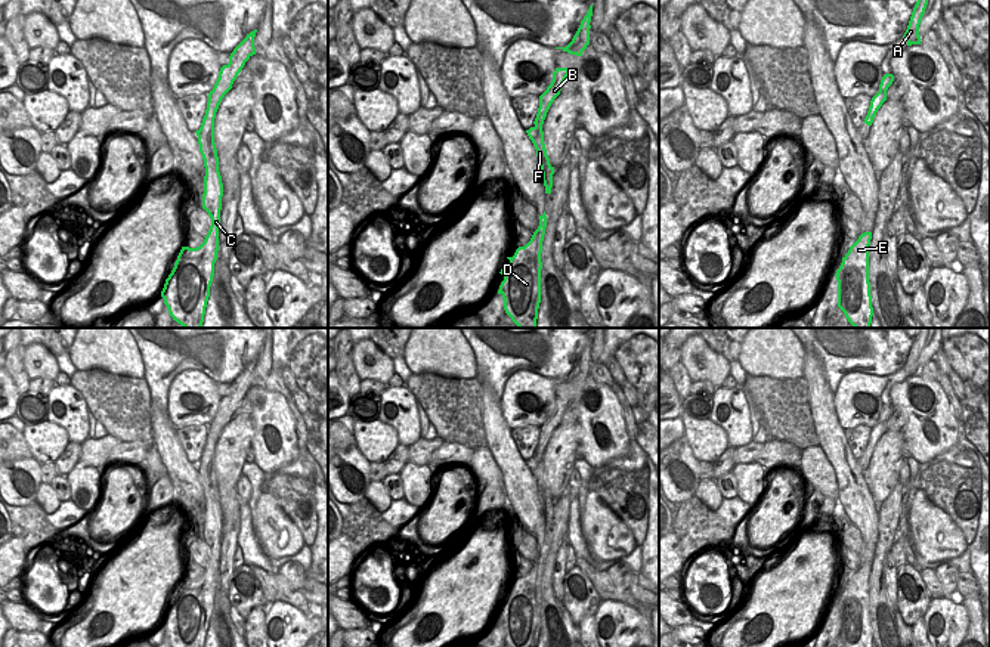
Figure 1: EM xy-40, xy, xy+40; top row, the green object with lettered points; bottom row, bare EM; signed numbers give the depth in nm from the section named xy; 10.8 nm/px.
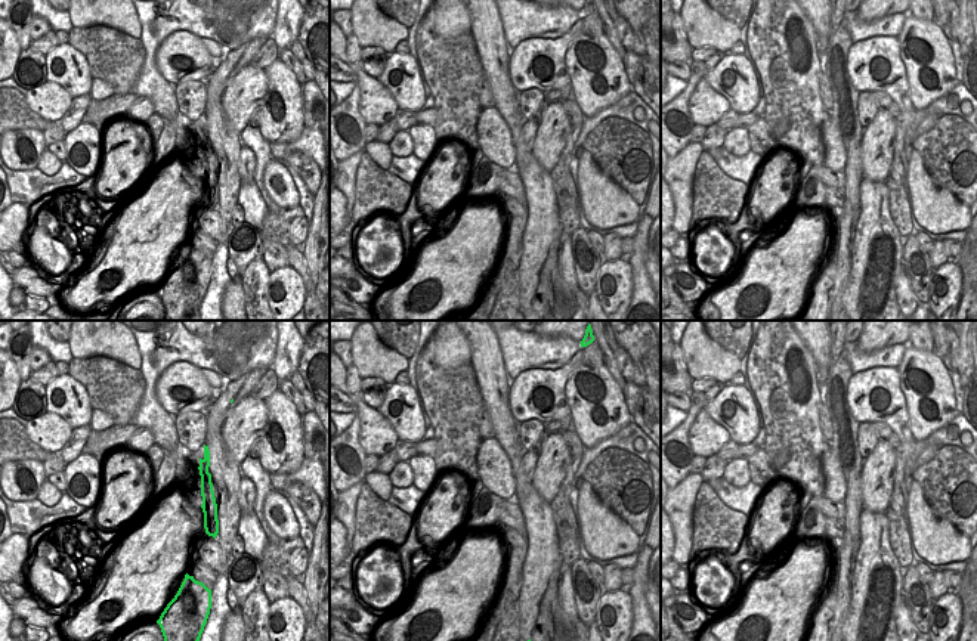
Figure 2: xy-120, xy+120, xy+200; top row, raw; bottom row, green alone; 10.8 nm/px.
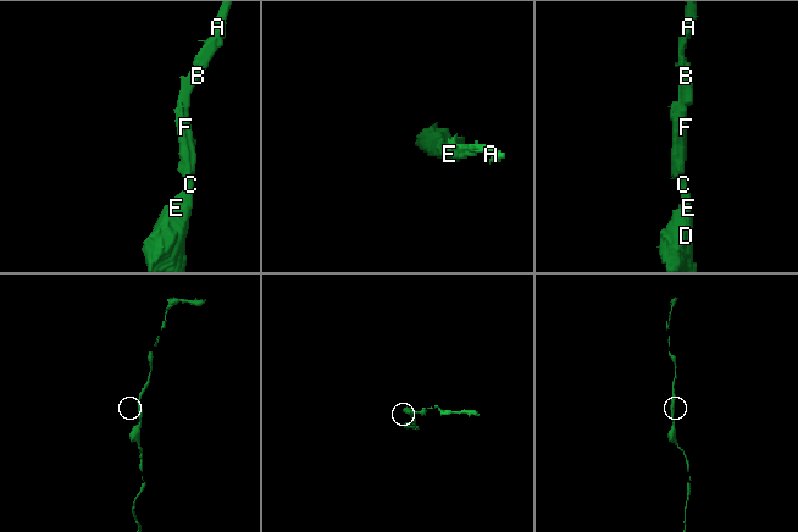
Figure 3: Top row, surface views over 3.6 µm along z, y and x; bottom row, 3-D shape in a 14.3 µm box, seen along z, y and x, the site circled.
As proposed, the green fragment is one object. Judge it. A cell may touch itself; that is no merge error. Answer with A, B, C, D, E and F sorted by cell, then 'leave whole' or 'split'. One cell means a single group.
A B C D E F | leave whole

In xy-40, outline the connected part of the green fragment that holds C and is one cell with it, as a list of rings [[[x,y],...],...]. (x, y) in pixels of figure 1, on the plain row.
[[[257,360],[247,365],[231,384],[229,394],[220,399],[219,409],[208,424],[207,440],[201,458],[195,462],[205,498],[202,539],[208,544],[211,557],[199,578],[182,578],[174,598],[165,610],[161,628],[164,629],[170,647],[205,646],[219,582],[219,557],[223,527],[223,514],[214,474],[214,449],[222,430],[232,420],[232,415],[245,393],[256,386],[256,363]]]

